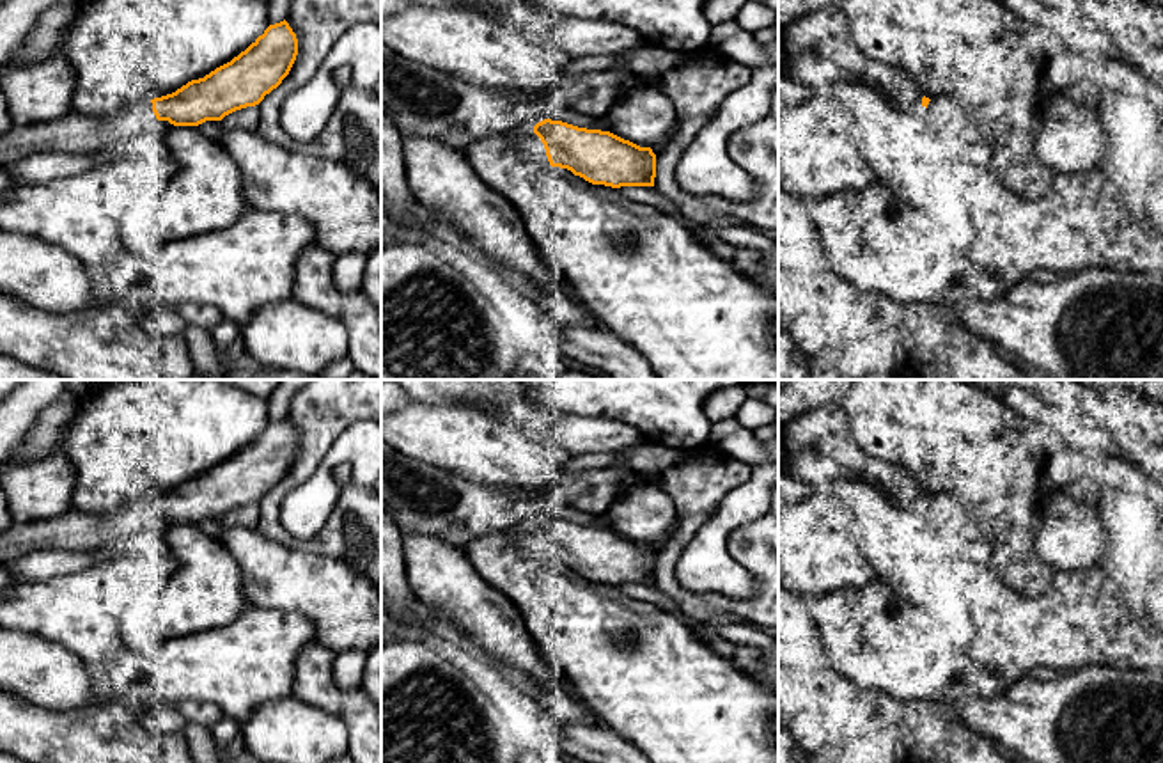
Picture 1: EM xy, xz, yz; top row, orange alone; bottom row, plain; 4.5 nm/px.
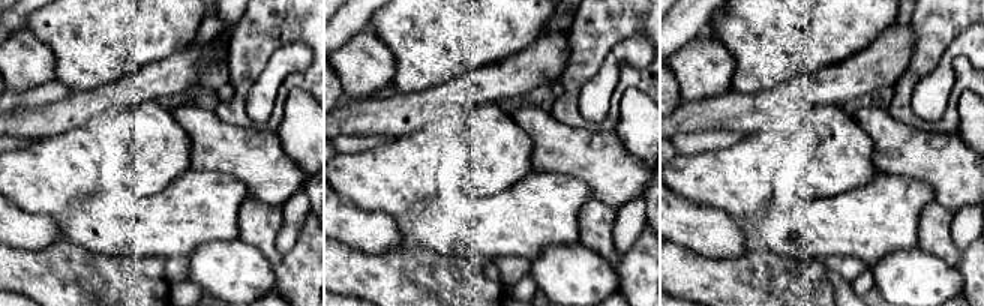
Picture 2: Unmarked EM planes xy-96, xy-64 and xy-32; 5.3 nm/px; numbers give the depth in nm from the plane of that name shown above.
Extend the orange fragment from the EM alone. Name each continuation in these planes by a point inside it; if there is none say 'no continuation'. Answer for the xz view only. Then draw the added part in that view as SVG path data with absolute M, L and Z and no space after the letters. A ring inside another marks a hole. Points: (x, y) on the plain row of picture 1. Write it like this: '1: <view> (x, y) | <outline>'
1: xz (529, 543) | M530 529L523 534L518 534L514 539L514 547L527 559L544 562L544 564L550 562L544 541L541 539L541 536L534 529Z

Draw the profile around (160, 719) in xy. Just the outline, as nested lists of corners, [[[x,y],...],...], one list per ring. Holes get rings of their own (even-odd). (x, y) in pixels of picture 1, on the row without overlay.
[[[152,706],[144,710],[144,724],[158,735],[183,733],[188,722],[188,715],[174,706]]]

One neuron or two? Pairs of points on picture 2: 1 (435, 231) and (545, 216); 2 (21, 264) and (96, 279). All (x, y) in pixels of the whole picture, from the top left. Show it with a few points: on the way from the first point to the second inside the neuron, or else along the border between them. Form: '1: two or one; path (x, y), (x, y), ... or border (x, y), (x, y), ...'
1: one; path (462, 227), (494, 227), (518, 222)
2: one; path (39, 275), (78, 279)

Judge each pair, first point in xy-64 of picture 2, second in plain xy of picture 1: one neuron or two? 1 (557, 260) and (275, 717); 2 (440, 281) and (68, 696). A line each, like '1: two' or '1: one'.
1: one
2: two

